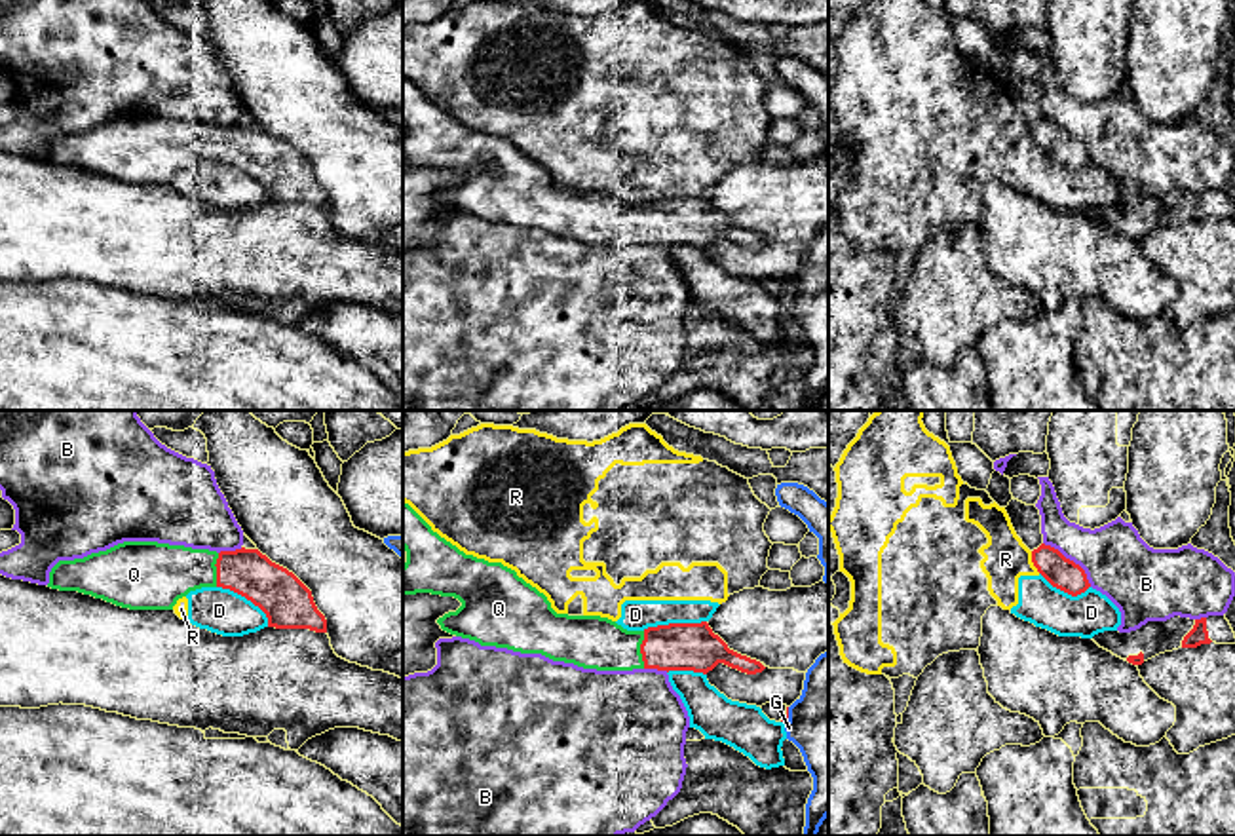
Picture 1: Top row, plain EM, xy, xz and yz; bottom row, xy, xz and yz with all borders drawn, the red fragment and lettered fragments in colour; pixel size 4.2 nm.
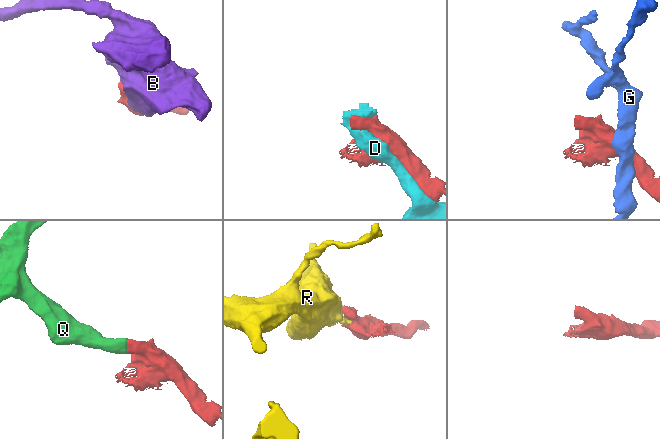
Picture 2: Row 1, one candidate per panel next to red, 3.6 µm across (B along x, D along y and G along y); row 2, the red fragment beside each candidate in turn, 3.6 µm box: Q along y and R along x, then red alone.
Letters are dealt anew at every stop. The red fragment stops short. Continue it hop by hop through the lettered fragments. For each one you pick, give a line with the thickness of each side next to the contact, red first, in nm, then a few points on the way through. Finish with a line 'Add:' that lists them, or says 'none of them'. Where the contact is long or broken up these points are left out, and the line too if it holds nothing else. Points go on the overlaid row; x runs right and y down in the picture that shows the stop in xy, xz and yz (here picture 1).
Q: calibres 200 and 220 nm
Add: Q

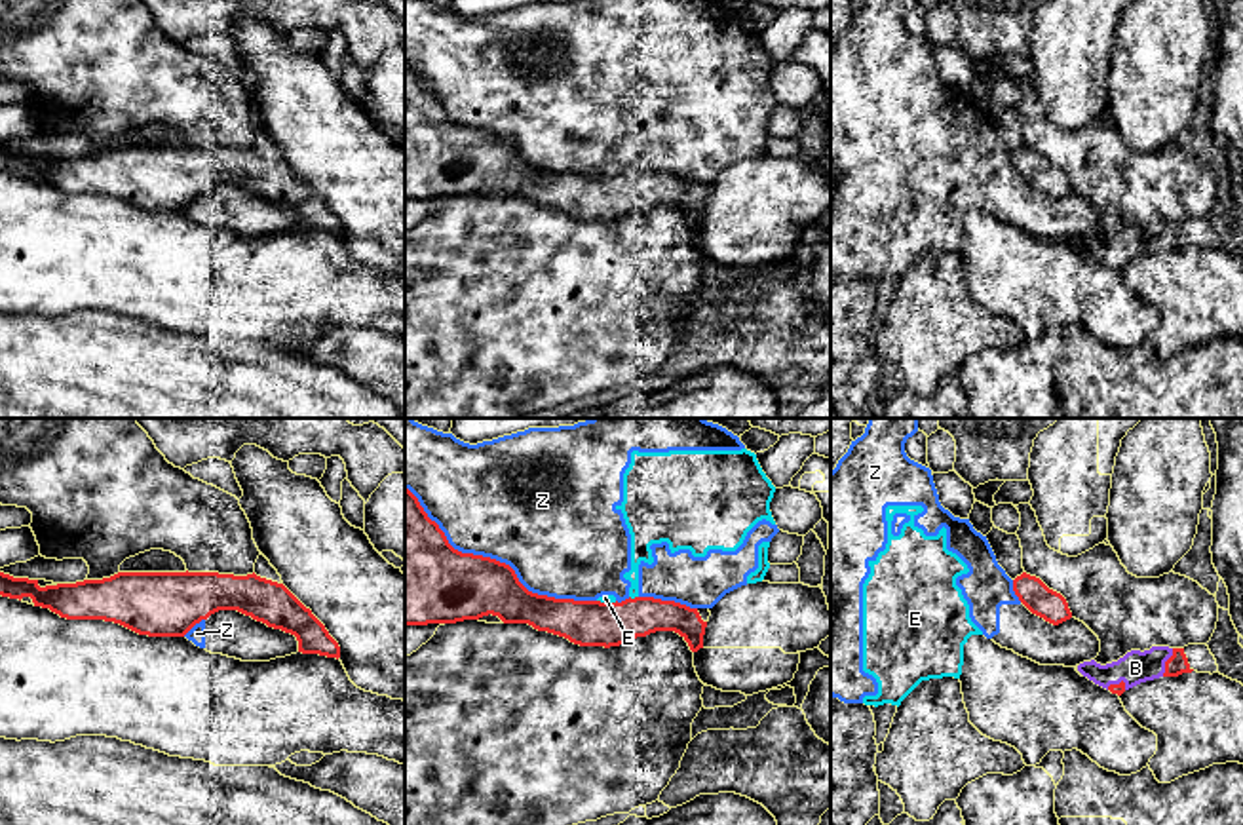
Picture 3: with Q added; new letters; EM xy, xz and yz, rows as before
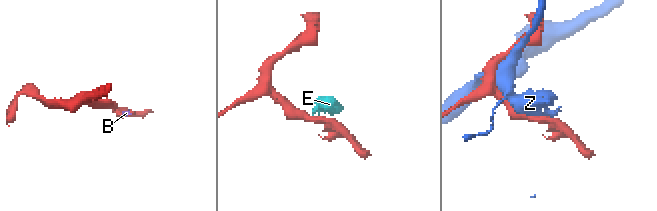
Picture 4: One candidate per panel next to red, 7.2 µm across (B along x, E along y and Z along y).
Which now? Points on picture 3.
B: calibres 90 and 140 nm
Add: B

